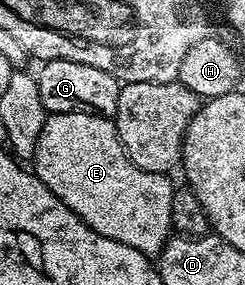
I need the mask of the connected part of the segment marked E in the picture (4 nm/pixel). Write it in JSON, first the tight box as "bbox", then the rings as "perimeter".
{"bbox":[31,113,174,259],"perimeter":[[[90,113],[48,114],[39,133],[31,169],[59,200],[67,203],[67,207],[71,207],[71,211],[75,211],[75,215],[79,215],[79,219],[87,223],[87,227],[91,227],[99,235],[107,235],[107,239],[127,243],[127,247],[135,247],[135,251],[153,259],[160,254],[161,248],[171,236],[174,182],[169,182],[170,178],[164,173],[152,173],[135,167],[119,139],[116,125],[108,117]]]}

